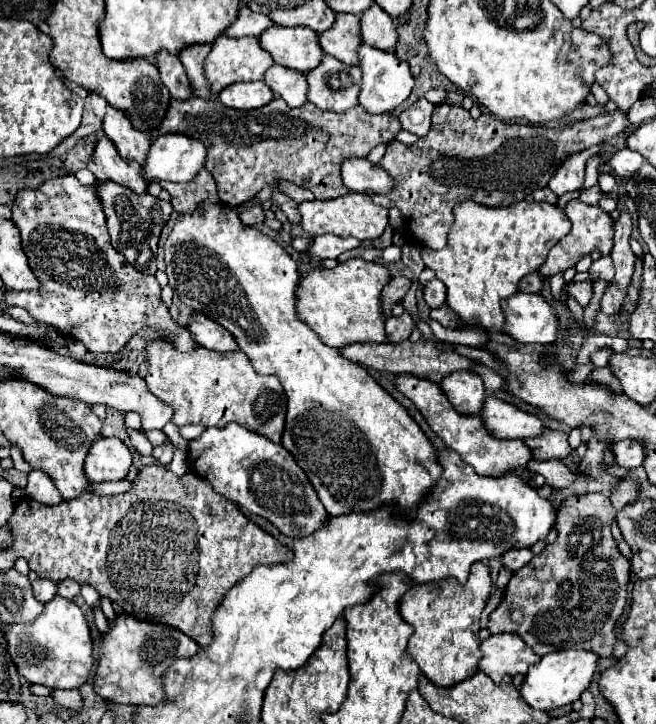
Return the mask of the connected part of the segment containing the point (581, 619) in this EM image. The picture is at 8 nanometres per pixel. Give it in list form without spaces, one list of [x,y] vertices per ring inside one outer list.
[[[575,494],[569,496],[557,514],[557,540],[547,544],[539,556],[533,556],[529,564],[517,570],[503,594],[501,604],[489,616],[489,630],[493,634],[513,632],[519,634],[535,654],[545,656],[549,652],[565,648],[593,648],[601,656],[613,656],[617,644],[617,620],[621,618],[627,602],[627,586],[631,564],[619,552],[617,542],[611,536],[611,524],[615,520],[615,508],[605,494]]]

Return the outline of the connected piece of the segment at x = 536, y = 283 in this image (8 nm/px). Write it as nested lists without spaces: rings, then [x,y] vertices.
[[[537,272],[521,280],[521,292],[541,292],[541,290],[543,290],[543,276]]]

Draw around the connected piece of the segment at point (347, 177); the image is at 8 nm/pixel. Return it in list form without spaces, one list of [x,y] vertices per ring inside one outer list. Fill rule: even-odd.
[[[349,158],[341,164],[343,184],[351,192],[361,194],[387,194],[393,190],[393,178],[379,164],[369,162],[367,158]]]

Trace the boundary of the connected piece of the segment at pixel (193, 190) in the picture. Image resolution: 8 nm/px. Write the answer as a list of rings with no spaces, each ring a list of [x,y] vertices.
[[[205,168],[197,174],[197,178],[193,178],[187,184],[173,184],[173,182],[159,182],[159,184],[163,190],[171,194],[171,204],[179,214],[193,214],[197,206],[205,202],[219,204],[215,180]]]

